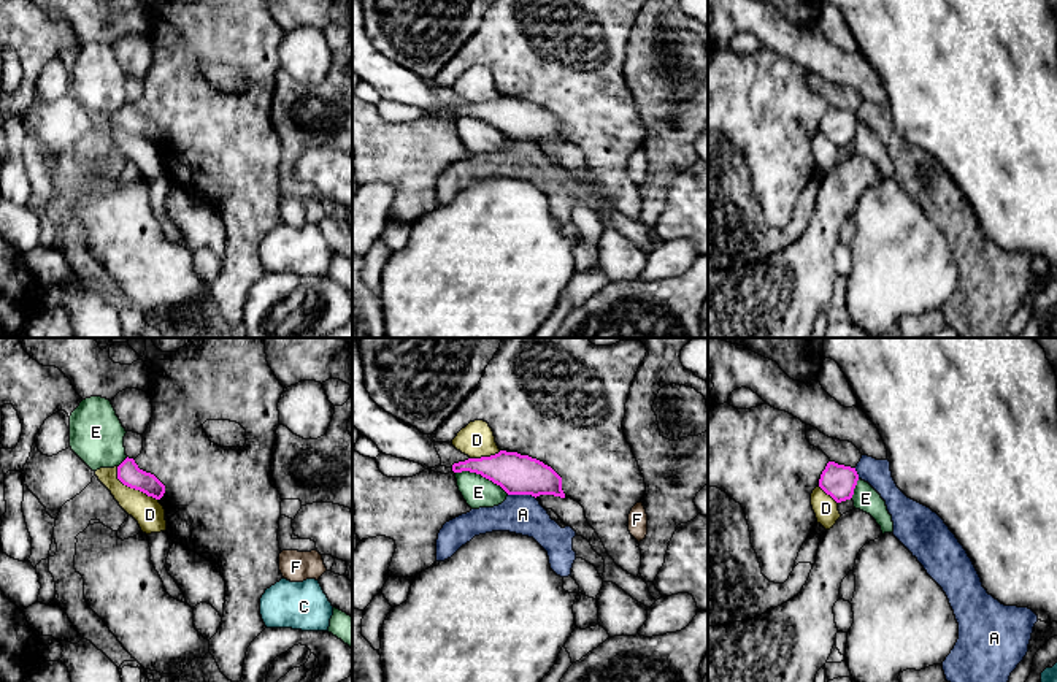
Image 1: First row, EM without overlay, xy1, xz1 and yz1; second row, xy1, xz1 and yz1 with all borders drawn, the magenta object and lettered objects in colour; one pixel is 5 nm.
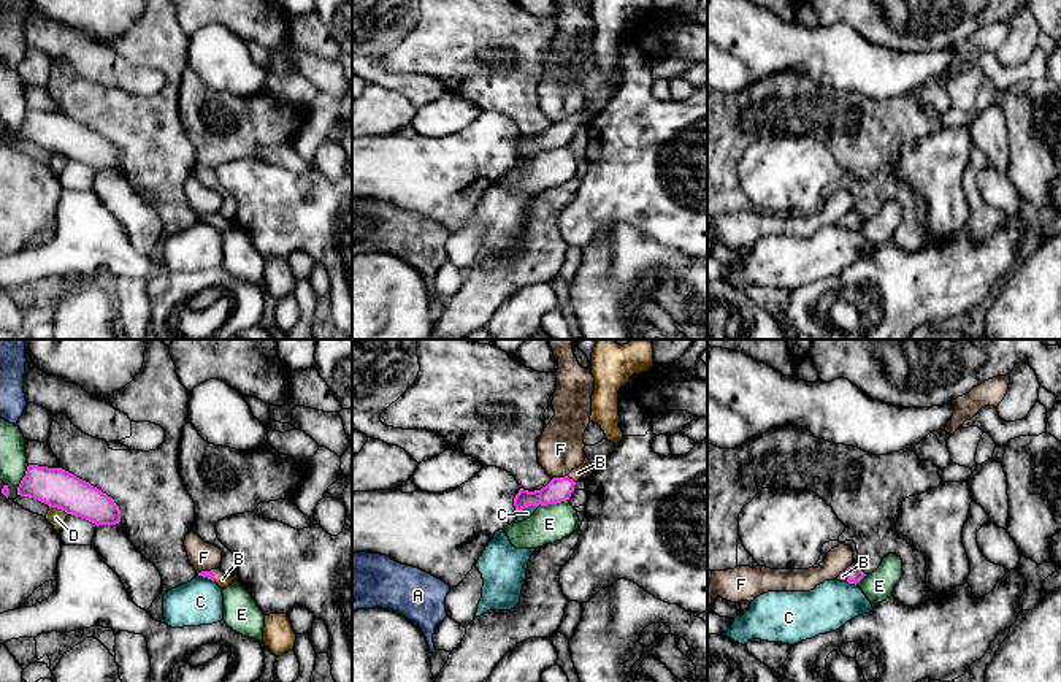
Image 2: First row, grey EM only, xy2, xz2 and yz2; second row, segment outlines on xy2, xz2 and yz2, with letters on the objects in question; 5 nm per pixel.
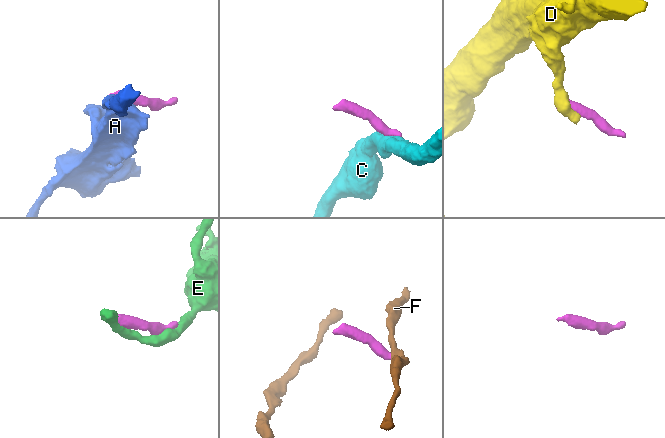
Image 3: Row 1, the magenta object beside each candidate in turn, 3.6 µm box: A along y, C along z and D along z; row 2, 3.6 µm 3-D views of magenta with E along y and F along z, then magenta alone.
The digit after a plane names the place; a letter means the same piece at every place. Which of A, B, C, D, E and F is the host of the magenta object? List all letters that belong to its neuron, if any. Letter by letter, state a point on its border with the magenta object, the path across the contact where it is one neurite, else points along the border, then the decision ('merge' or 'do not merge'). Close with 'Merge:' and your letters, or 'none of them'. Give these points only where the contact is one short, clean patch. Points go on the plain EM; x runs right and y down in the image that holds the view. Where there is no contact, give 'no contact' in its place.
A: contact xz1 (522, 138); border xz1 (508, 138), (530, 138), (535, 143); do not merge
B: contact xz2 (571, 124); way xz2 (559, 134), (571, 124), (578, 118); merge
C: contact xz2 (528, 149); border xz2 (541, 149), (528, 149), (517, 157); do not merge
D: contact xy1 (132, 132); border xy1 (116, 111), (116, 121), (124, 129), (157, 145); do not merge
E: contact xz1 (483, 121); do not merge
F: contact xz2 (559, 122); border xz2 (566, 119), (552, 124); do not merge
Merge: B

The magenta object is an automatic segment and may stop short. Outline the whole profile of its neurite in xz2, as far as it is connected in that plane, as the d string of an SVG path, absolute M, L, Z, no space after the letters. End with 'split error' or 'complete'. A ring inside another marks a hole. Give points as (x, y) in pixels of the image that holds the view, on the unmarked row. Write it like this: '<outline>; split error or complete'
M585 102L584 108L573 114L565 122L553 122L546 132L541 135L528 136L520 133L514 143L515 155L522 155L528 151L547 151L557 149L561 146L569 144L571 138L574 136L574 128L587 117L593 116L590 105Z; split error

